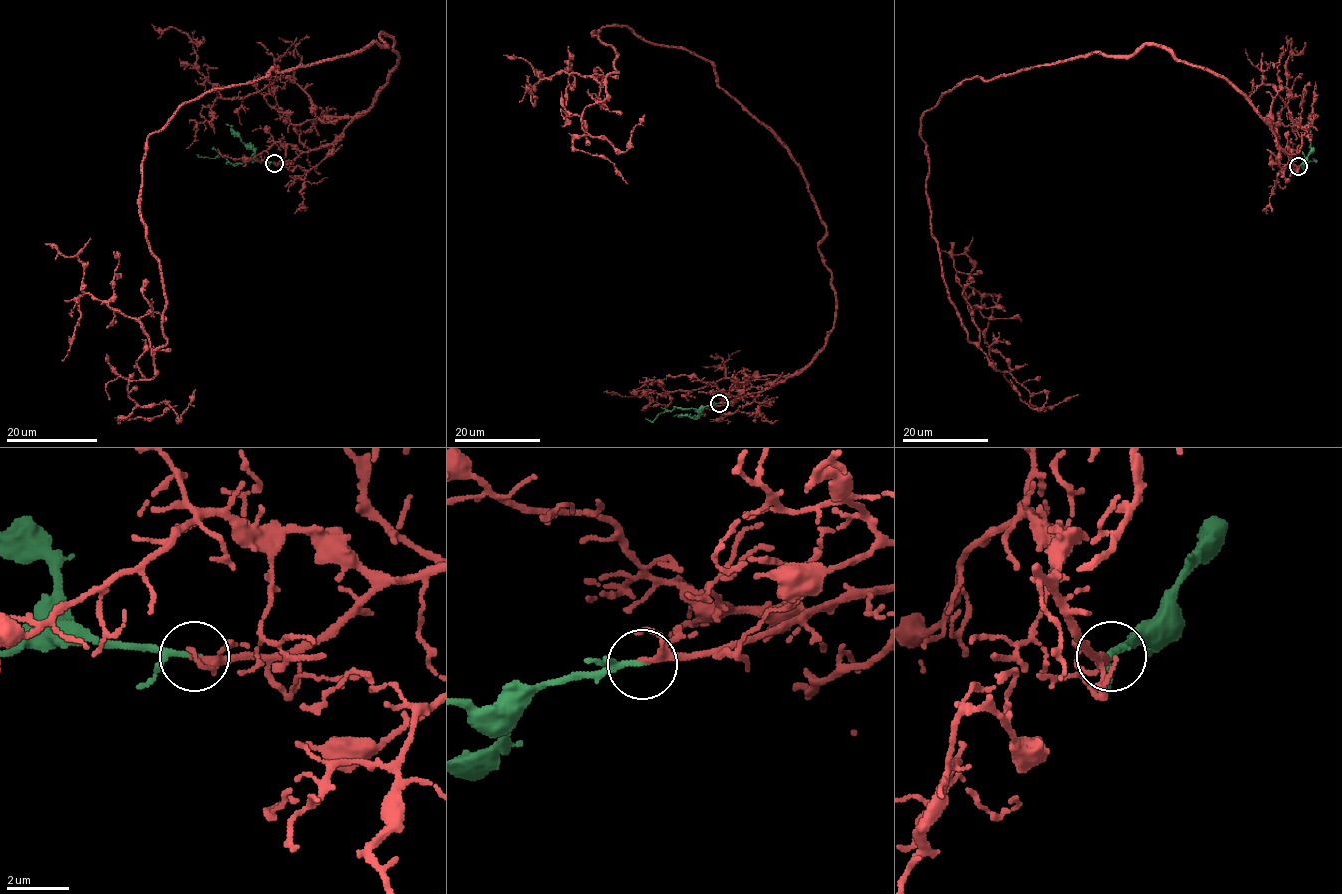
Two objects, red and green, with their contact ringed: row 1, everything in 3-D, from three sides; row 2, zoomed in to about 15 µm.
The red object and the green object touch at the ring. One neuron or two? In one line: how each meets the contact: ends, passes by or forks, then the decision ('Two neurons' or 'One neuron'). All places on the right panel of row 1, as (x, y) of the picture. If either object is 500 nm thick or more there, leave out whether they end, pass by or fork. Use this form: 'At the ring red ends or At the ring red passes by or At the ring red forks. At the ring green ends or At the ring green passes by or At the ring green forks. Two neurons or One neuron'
At the ring red forks. At the ring green passes by. One neuron

